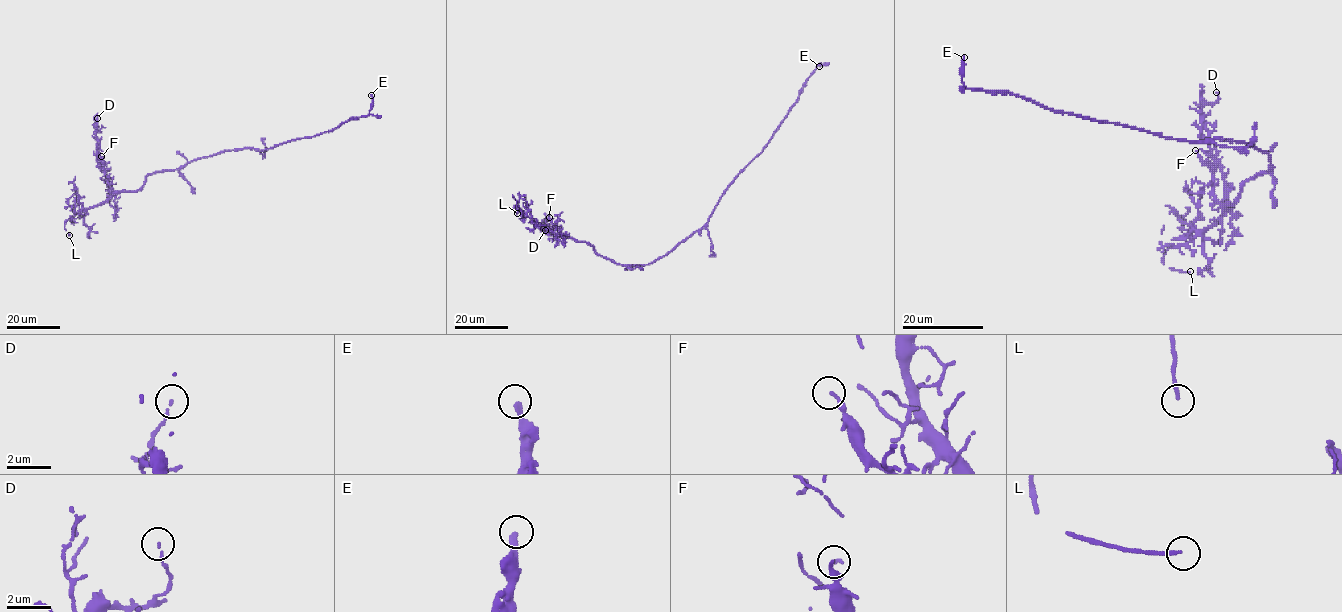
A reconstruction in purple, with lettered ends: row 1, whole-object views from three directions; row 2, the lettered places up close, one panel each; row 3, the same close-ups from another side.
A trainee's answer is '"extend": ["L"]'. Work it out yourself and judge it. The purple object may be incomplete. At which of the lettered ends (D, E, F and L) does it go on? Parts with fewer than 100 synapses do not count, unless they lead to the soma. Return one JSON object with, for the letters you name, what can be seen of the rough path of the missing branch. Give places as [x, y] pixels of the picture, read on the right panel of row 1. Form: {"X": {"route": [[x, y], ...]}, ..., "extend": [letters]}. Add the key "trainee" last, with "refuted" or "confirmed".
{"L": {"route": [[1190, 271], [1232, 277]]}, "extend": ["L"], "trainee": "confirmed"}

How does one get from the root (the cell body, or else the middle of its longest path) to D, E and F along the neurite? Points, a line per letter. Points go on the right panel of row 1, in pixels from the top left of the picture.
D: (1234, 141), (1265, 151), (1270, 170), (1224, 204), (1224, 174), (1201, 118), (1201, 109), (1218, 100), (1216, 92)
E: (1234, 141), (1173, 139), (1055, 112), (1012, 93), (971, 90), (962, 81), (964, 57)
F: (1234, 141), (1265, 151), (1270, 170), (1247, 181), (1233, 204), (1217, 200), (1211, 171), (1195, 150)

